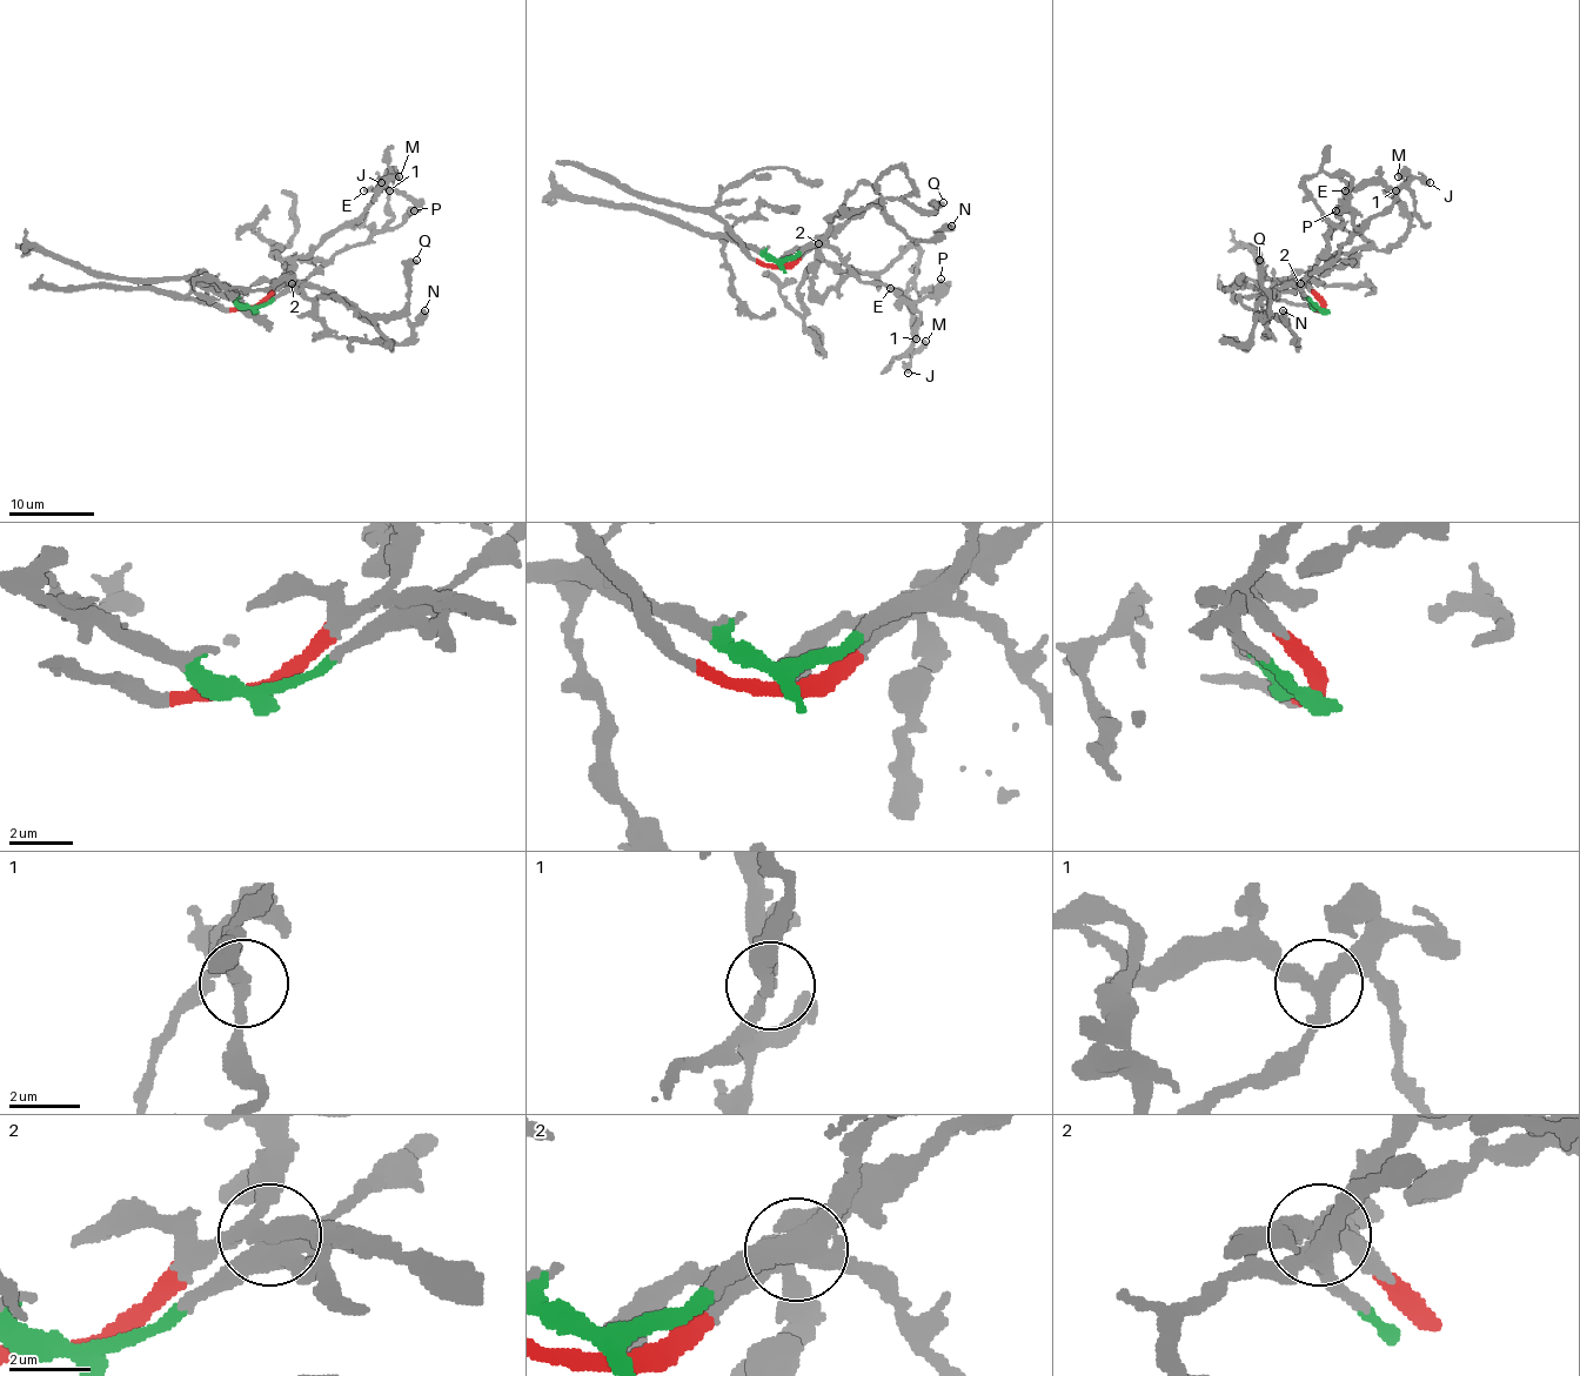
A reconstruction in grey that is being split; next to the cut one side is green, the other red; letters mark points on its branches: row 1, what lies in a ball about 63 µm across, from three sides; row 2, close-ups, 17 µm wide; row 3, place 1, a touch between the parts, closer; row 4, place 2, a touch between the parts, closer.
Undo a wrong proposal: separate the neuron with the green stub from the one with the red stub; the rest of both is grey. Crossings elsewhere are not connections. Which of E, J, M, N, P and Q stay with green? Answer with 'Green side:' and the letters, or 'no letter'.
Green side: J, M, N, P

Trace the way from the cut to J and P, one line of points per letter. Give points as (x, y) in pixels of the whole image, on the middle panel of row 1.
J: (781, 266), (807, 248), (830, 247), (862, 281), (892, 287), (919, 315), (906, 373)
P: (781, 266), (807, 248), (830, 247), (862, 281), (888, 284), (903, 297), (919, 302), (935, 292), (942, 279)

